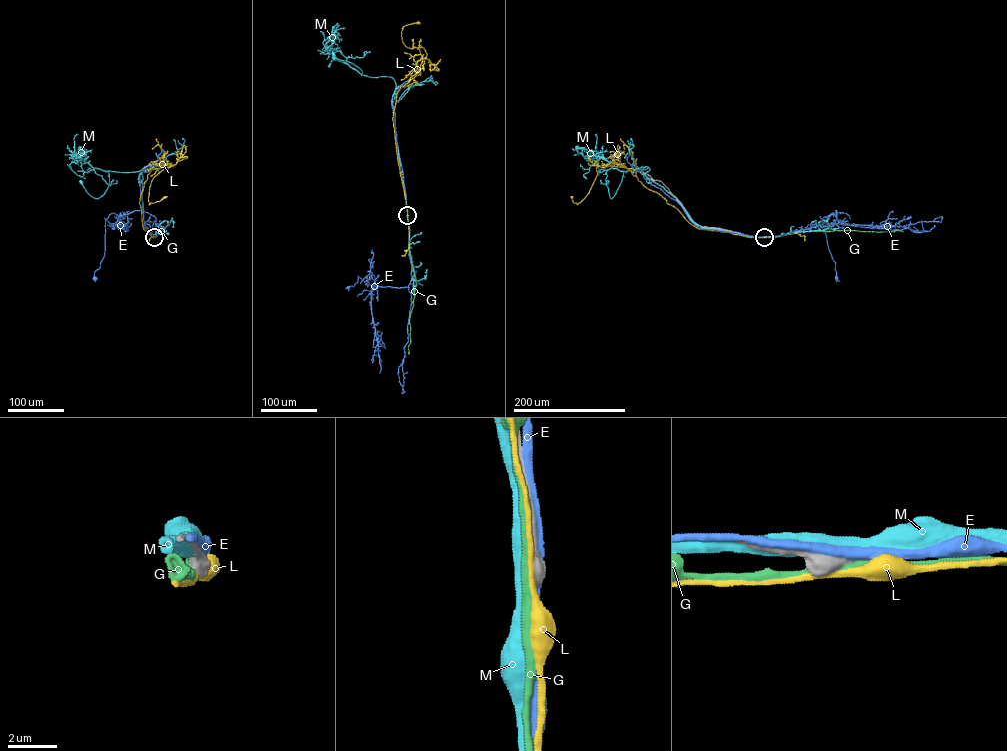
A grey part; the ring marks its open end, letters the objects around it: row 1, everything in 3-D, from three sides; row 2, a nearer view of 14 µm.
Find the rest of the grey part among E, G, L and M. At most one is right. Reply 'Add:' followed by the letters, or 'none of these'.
Add: none of these

